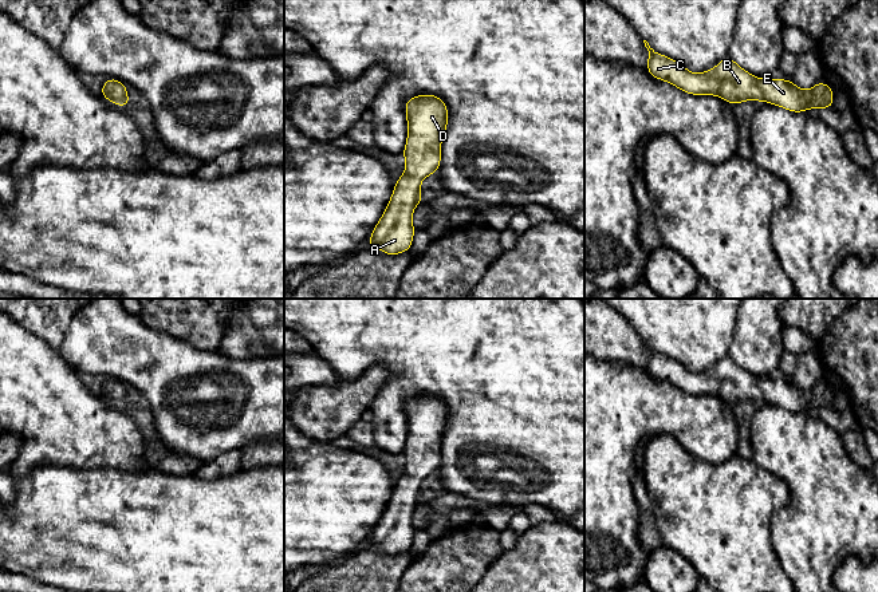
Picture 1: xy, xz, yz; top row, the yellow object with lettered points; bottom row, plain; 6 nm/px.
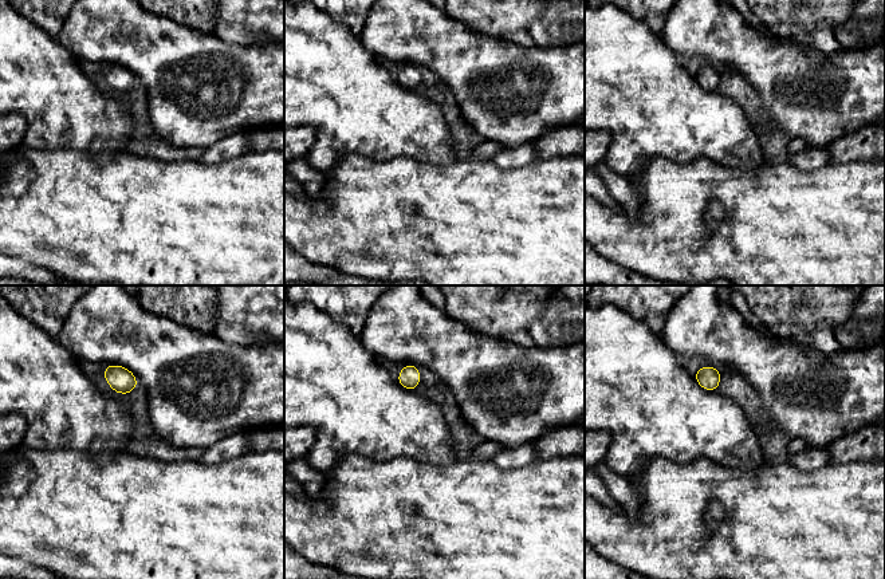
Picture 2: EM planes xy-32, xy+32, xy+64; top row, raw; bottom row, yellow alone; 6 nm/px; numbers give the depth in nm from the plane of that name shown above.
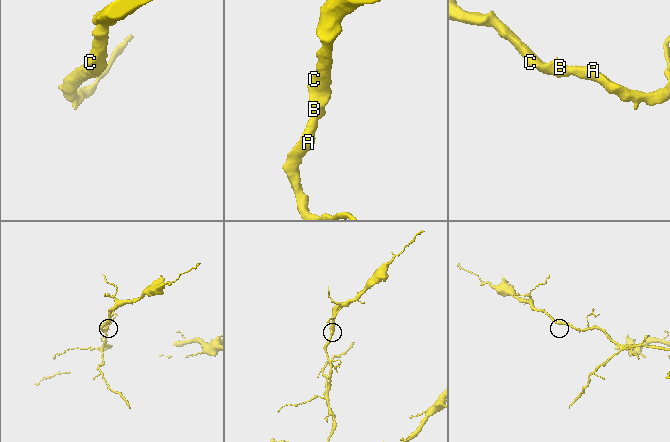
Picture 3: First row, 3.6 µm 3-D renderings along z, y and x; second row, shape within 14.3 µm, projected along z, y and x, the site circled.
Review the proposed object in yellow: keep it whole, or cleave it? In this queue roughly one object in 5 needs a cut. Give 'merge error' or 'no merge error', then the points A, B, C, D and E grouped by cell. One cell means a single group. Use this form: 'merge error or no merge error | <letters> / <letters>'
no merge error | A B C D E

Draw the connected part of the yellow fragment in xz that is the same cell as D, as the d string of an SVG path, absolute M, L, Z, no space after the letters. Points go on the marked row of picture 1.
M421 94L405 102L407 138L402 151L405 173L394 185L390 201L366 245L389 256L409 252L416 229L412 214L422 201L421 181L441 165L441 142L449 111L436 95Z

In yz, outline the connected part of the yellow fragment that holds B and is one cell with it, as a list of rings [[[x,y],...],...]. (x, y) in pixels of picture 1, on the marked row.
[[[646,40],[649,51],[647,72],[690,95],[716,95],[735,106],[745,100],[767,102],[792,113],[808,108],[832,108],[834,91],[819,80],[810,90],[800,90],[792,80],[756,78],[741,68],[731,56],[725,56],[716,67],[693,74],[681,63],[654,51]]]

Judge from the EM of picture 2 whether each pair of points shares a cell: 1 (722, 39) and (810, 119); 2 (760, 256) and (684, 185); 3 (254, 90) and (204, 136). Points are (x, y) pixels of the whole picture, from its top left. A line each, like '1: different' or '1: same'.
1: same
2: same
3: same

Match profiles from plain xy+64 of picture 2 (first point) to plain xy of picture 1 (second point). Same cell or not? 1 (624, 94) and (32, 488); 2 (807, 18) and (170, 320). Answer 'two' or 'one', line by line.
1: two
2: one

